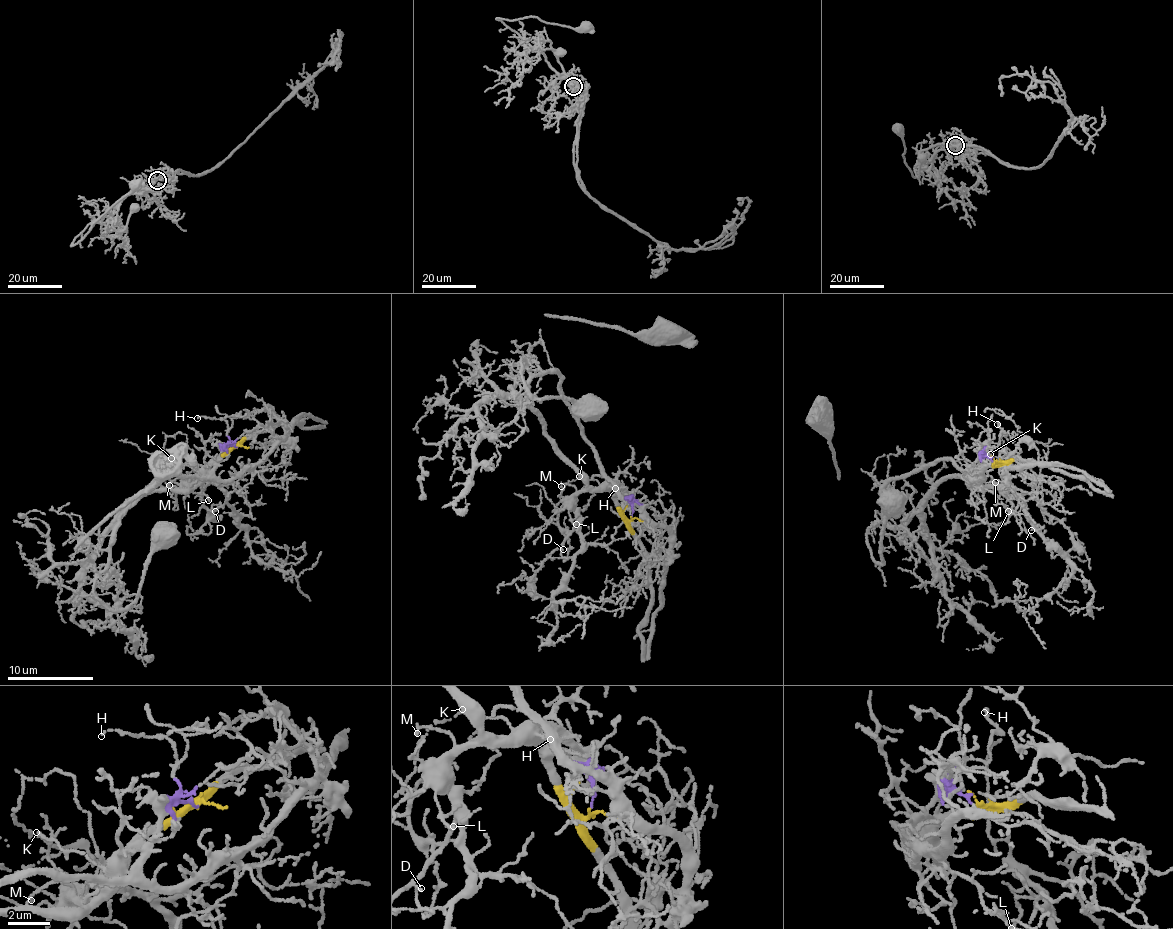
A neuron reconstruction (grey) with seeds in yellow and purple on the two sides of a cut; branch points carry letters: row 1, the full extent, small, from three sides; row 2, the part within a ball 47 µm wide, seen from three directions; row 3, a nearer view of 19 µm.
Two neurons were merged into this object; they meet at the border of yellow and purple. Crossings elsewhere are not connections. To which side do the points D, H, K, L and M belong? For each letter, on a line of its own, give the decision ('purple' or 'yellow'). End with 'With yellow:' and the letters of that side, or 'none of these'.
D: yellow
H: purple
K: yellow
L: yellow
M: yellow
With yellow: D, K, L, M

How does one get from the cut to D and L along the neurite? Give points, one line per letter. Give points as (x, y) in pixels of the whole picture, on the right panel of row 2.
D: (995, 463), (984, 466), (979, 480), (1014, 488), (1030, 523), (1039, 527), (1038, 523), (1031, 530)
L: (995, 463), (984, 466), (979, 480), (998, 488), (1007, 497), (1012, 507), (1008, 512)

